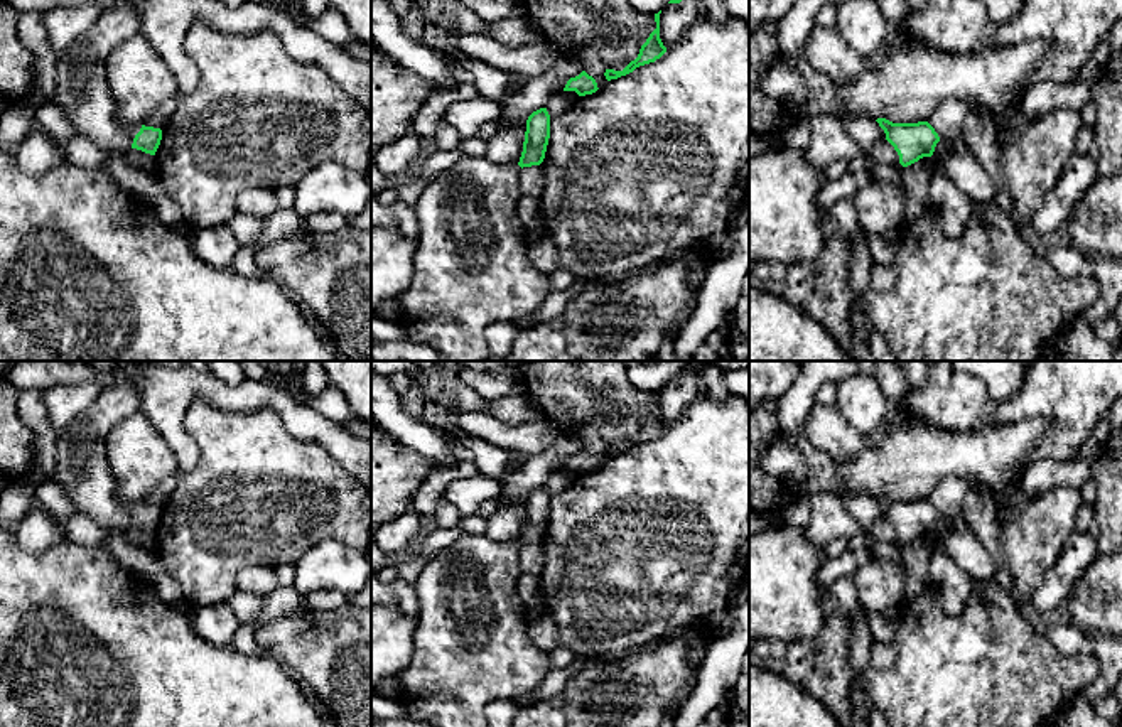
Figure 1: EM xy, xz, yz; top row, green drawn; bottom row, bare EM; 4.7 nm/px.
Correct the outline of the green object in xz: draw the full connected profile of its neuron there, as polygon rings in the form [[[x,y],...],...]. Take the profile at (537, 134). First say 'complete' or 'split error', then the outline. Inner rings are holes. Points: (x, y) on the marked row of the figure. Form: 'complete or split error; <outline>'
split error; [[[540,108],[526,120],[516,165],[464,153],[435,175],[415,206],[418,240],[412,283],[396,297],[400,326],[412,342],[435,349],[442,361],[484,361],[489,358],[486,329],[535,314],[552,292],[550,273],[533,265],[526,250],[530,233],[516,214],[521,197],[520,170],[543,162],[548,138],[550,115],[547,108]]]

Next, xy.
split error; [[[113,0],[96,22],[57,56],[54,103],[78,133],[93,140],[101,152],[125,153],[130,148],[155,155],[162,130],[121,125],[116,120],[106,59],[140,30],[140,0]]]

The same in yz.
complete; [[[886,118],[876,120],[886,133],[886,140],[894,147],[899,155],[899,164],[908,167],[923,157],[931,157],[938,133],[928,121],[918,123],[893,123]]]

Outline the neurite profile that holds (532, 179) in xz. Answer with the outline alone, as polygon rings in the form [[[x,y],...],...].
[[[540,164],[520,169],[518,184],[521,196],[540,199],[545,187],[543,165]]]

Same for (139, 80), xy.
[[[142,34],[111,52],[106,79],[121,125],[143,125],[177,89],[172,71]]]

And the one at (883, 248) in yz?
[[[871,234],[867,238],[874,265],[889,265],[896,256],[896,241],[893,236]]]

